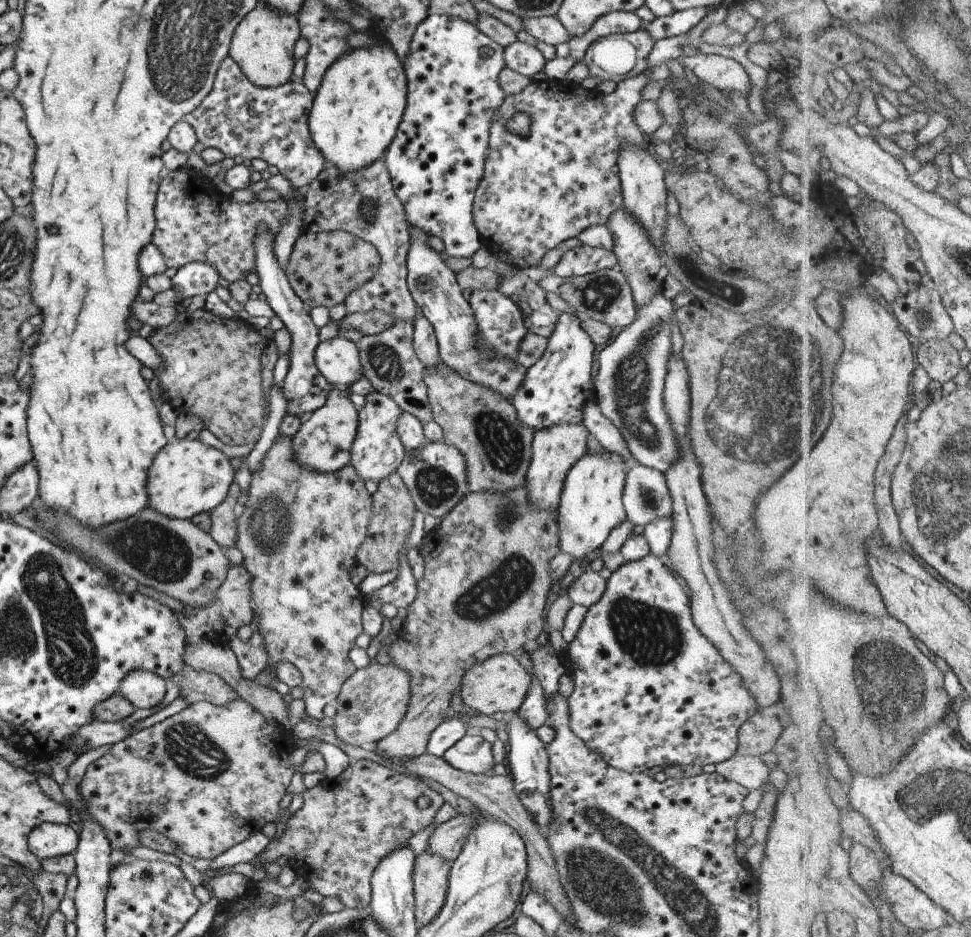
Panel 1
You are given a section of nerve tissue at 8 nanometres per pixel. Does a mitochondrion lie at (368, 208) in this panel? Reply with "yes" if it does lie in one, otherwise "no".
yes

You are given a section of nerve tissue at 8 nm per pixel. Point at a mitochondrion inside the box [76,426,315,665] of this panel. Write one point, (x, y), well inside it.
(153, 550)

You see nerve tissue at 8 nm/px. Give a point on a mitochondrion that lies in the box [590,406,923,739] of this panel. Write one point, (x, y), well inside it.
(649, 636)

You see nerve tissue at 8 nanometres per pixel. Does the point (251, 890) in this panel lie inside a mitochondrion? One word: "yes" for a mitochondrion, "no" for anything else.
no

